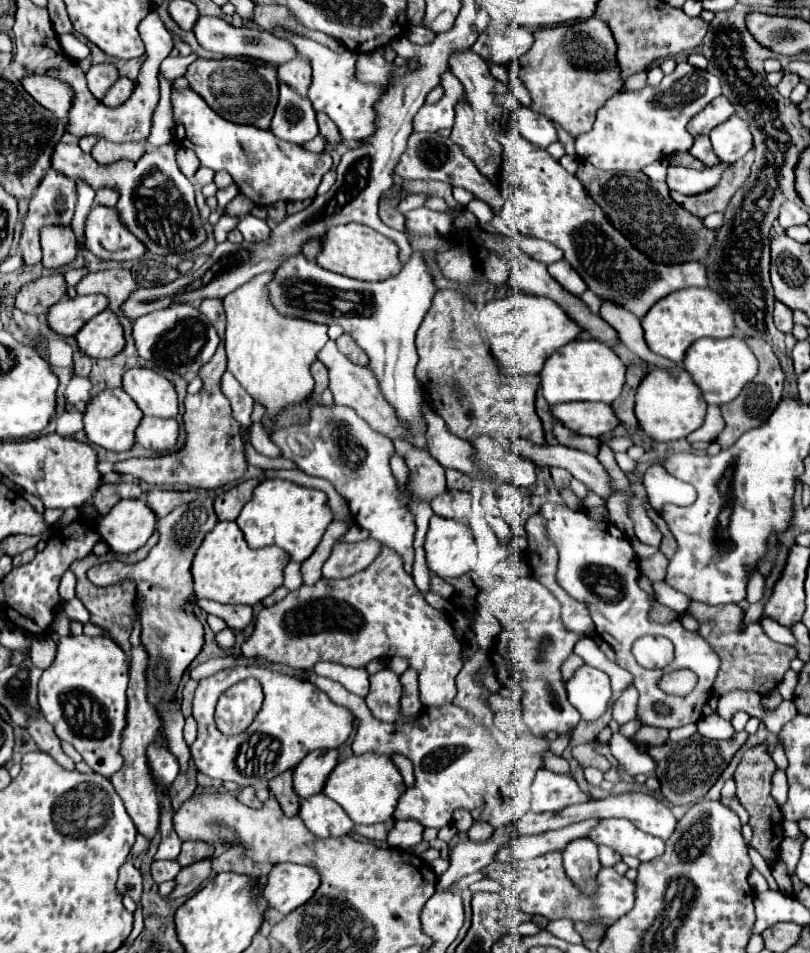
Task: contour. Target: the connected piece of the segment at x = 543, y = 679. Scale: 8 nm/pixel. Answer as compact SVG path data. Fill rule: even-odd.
M534 577L522 579L522 593L514 597L514 603L498 617L502 631L496 639L496 647L510 647L510 657L516 657L514 677L524 689L522 719L532 735L546 735L548 731L574 731L580 713L570 705L566 687L560 677L560 665L568 659L574 645L584 637L582 633L568 631L560 619L560 601Z

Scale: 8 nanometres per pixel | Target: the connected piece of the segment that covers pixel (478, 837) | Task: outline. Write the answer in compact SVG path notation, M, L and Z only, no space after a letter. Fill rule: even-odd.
M474 820L472 827L468 831L468 837L474 842L482 842L489 839L494 832L494 828L486 821Z

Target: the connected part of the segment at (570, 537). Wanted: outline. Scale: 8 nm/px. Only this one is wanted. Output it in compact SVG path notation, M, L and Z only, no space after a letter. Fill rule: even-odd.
M546 503L542 505L540 513L548 521L548 535L558 547L560 561L558 561L558 573L556 581L558 585L572 595L574 599L582 601L588 605L588 611L592 615L592 621L596 625L596 631L600 637L612 645L616 653L616 663L622 669L628 669L634 675L634 687L640 693L640 703L638 703L638 721L642 725L654 727L666 727L666 729L676 729L688 723L696 723L702 715L702 707L706 705L714 679L720 669L718 655L714 655L714 649L710 647L708 641L702 641L698 633L686 631L678 619L670 623L654 623L650 619L650 611L654 605L654 597L648 595L644 589L638 585L640 569L638 561L632 553L630 539L614 525L608 521L594 521L586 515L586 511L572 511L566 505L558 503ZM642 635L662 635L668 637L674 643L674 661L658 671L648 671L636 663L632 657L632 643L642 637ZM678 669L690 669L698 675L698 683L692 693L686 697L672 697L666 695L658 689L658 679L664 673L678 671ZM654 705L664 705L668 707L668 715L662 715L654 709Z

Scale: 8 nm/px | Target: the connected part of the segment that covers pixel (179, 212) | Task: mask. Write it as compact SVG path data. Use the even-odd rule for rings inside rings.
M66 132L60 143L54 145L52 169L66 173L70 179L80 177L90 183L92 189L106 185L116 187L120 191L120 201L116 203L120 219L154 255L168 255L180 251L184 253L198 247L206 239L206 231L202 229L202 221L194 203L194 187L176 165L174 145L150 149L136 163L118 161L112 165L98 165L92 155L86 155L78 147L77 140Z

